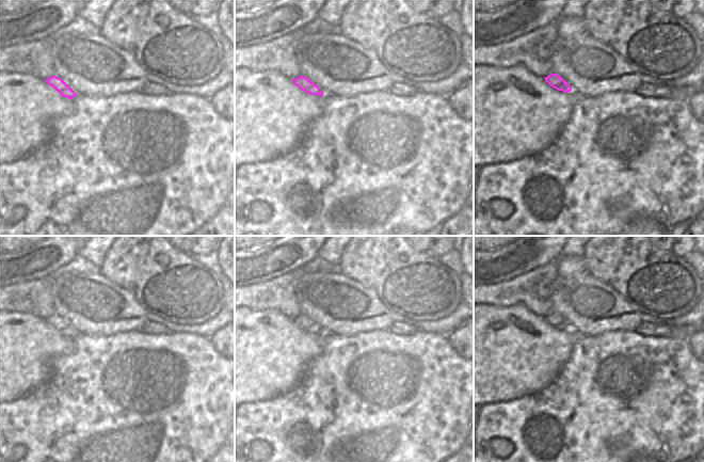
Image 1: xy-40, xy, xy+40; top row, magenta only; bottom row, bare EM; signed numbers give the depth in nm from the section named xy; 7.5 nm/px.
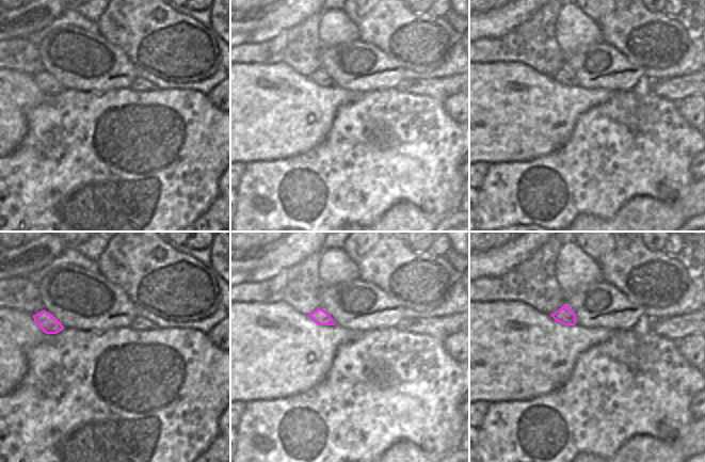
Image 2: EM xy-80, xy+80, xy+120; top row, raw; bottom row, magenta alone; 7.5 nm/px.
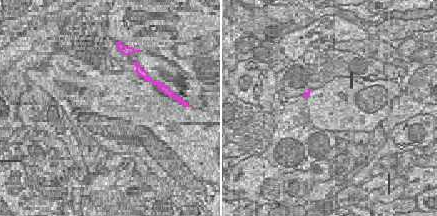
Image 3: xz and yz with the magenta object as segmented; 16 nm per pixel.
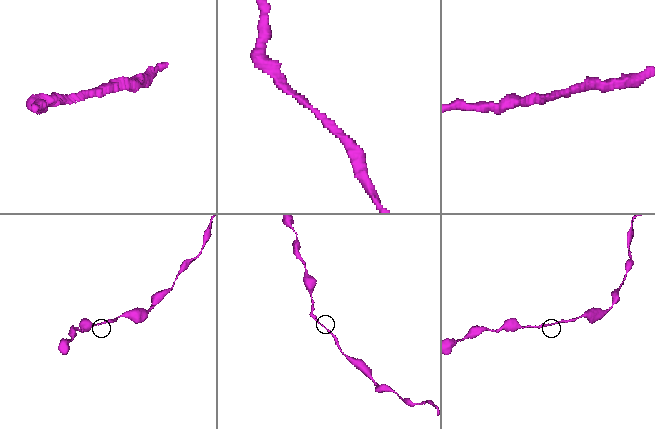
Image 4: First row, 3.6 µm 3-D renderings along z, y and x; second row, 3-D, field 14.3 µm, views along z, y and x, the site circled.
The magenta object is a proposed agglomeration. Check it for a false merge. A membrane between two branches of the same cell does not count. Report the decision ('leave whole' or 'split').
leave whole

